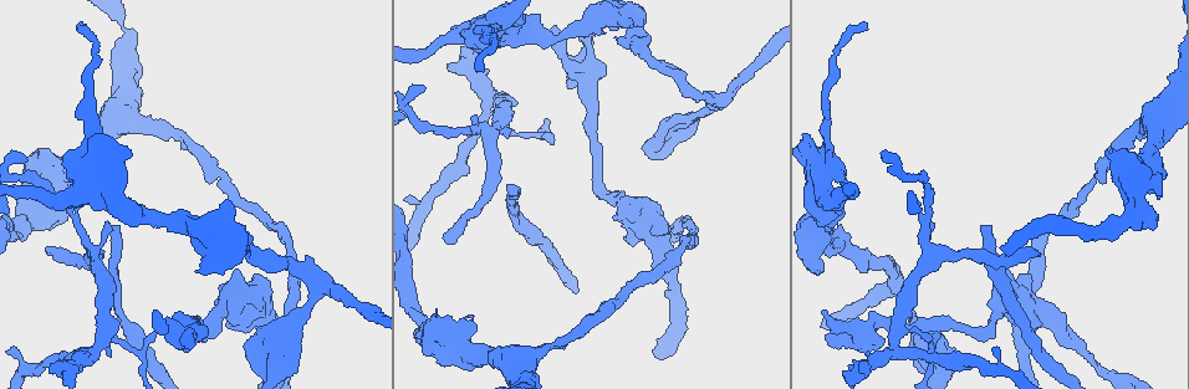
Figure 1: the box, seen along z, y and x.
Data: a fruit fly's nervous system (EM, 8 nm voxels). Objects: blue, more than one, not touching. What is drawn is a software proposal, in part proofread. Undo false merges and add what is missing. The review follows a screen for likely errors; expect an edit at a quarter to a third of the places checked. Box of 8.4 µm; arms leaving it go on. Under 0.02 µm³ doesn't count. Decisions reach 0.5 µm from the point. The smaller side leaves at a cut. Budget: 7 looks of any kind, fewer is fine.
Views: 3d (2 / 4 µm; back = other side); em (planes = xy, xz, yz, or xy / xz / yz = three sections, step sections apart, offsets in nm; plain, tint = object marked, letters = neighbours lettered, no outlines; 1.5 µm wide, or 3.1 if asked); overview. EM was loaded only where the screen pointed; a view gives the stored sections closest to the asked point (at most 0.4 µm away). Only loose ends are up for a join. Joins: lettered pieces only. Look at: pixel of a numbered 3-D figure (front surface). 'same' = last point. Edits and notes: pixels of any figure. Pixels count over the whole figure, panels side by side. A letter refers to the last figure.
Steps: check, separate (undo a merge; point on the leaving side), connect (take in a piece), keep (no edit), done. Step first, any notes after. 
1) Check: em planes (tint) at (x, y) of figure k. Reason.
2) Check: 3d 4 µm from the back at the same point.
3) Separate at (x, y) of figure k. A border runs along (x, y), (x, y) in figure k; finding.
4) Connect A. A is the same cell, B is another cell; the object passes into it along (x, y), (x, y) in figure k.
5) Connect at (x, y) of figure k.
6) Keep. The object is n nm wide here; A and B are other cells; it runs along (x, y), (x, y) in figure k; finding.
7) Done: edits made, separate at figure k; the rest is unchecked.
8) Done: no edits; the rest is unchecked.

Check: 3d 4 µm at (512, 184) of figure 1.

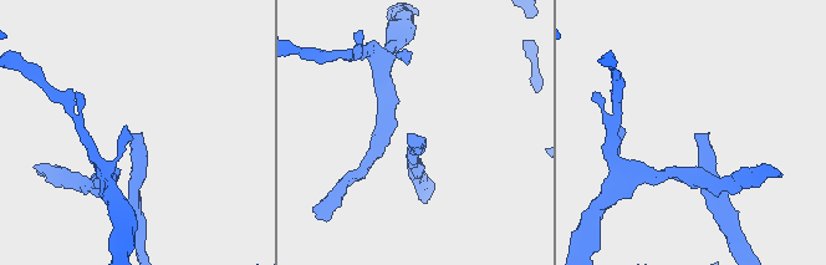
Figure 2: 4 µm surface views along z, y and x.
Check: em xz step 8 (letters) at (412, 135) of figure 2.

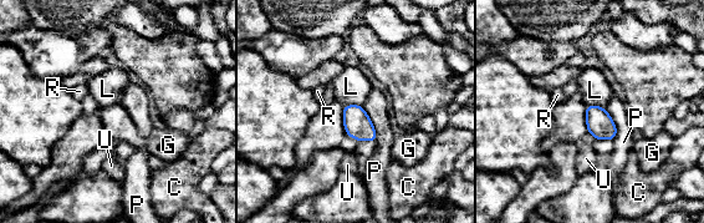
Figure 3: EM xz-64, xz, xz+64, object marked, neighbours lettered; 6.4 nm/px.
Check: em planes (letters) at the same point.

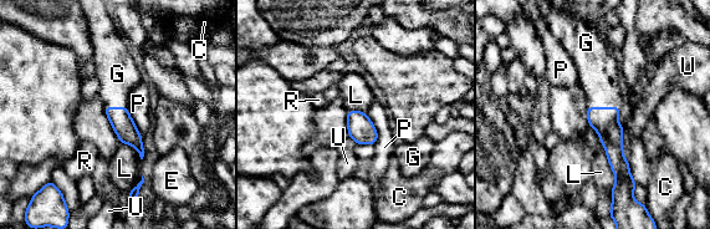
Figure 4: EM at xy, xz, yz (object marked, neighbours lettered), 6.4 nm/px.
Connect G. G is the same cell, C, E, L, P, R and U are other cells; it goes on there.

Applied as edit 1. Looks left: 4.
Check: overview.

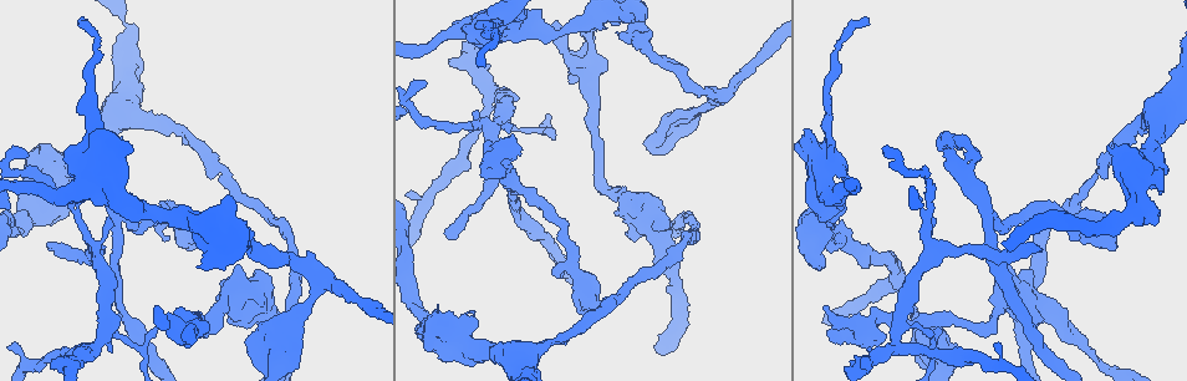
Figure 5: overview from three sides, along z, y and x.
Check: em planes (letters) at (879, 322) of figure 5. Side arm on a straight run.

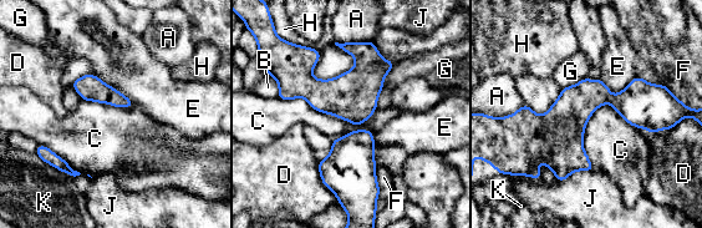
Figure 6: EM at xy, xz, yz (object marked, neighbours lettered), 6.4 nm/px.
Keep. The object is 110 nm wide here; A, B, C, D, E, F, G, H, J and K are other cells; it runs along (665, 109), (583, 99), (560, 121), (515, 116) in figure 6; one neuron here.

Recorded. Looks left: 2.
Check: em planes (letters) at (563, 32) of figure 5. A narrow waist.

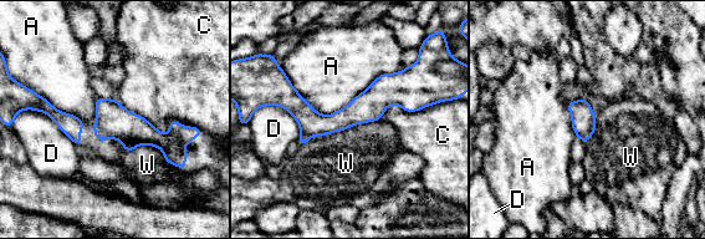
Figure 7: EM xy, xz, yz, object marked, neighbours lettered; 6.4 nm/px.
Keep. A, C, D and W are other cells; a border runs along (379, 118), (315, 135), (302, 147) in figure 7; continuous, no second neuron.

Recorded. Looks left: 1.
Done: edits made, connect at figure 4; the rest is unchecked.

